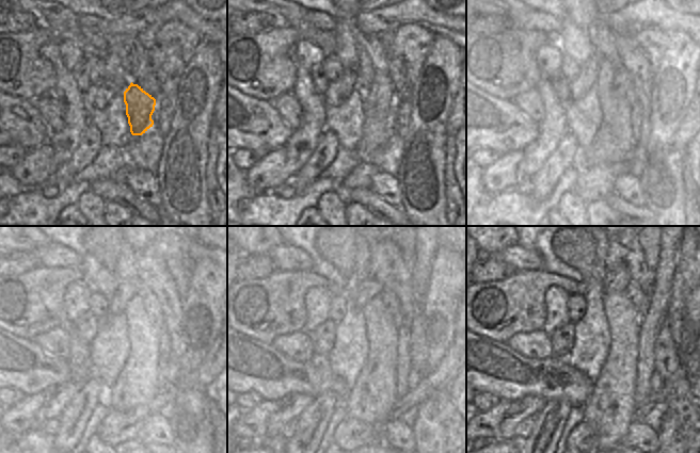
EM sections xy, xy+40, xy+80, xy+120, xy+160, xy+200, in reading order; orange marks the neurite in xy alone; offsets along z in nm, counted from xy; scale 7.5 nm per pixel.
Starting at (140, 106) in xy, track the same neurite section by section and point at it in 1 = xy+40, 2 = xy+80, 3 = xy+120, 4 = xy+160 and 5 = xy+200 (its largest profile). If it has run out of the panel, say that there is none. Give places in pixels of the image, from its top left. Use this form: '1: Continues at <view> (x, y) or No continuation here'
1: Continues at xy+40 (380, 95)
2: Continues at xy+80 (622, 85)
3: Continues at xy+120 (150, 304)
4: Continues at xy+160 (390, 301)
5: Continues at xy+200 (639, 297).

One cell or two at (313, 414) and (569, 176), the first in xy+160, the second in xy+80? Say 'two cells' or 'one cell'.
two cells

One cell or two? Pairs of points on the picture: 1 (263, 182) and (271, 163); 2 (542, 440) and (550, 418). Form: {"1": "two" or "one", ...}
{"1": "one", "2": "one"}

